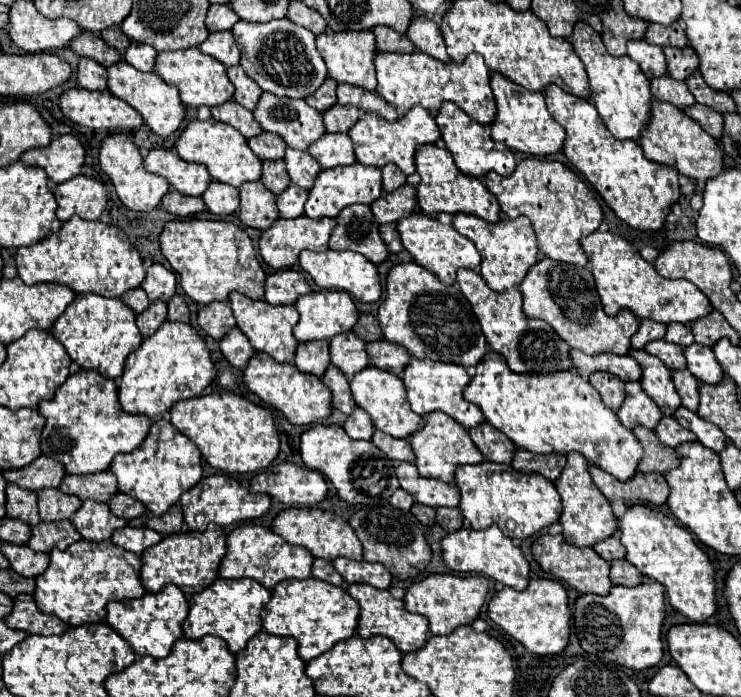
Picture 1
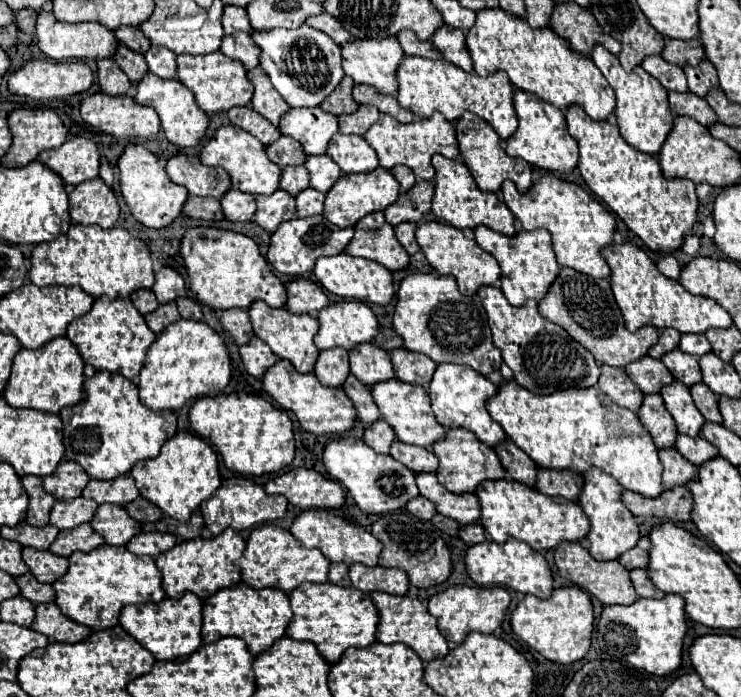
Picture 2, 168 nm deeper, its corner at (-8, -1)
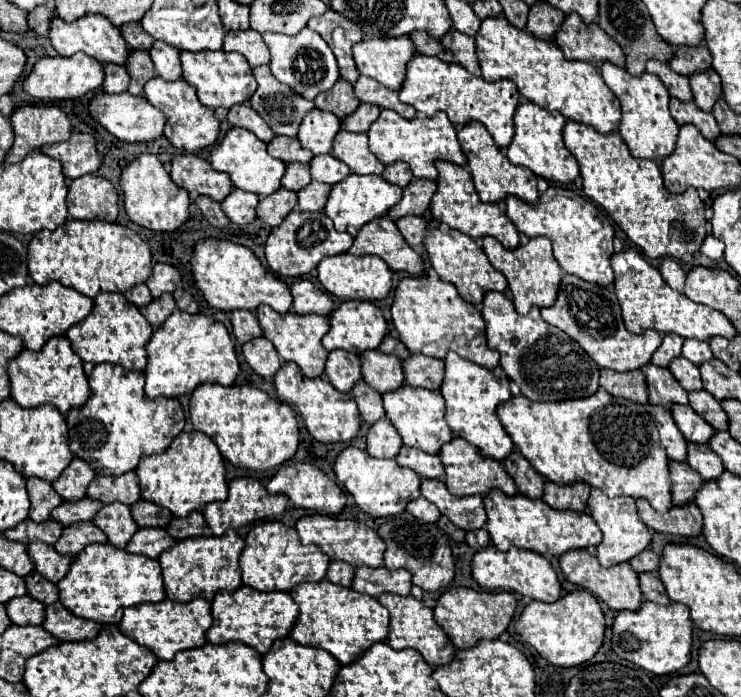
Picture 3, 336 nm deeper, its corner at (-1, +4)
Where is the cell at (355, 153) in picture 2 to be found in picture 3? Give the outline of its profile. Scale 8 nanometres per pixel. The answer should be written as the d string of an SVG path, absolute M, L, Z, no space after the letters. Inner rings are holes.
M340 131L332 143L332 155L344 161L350 167L350 171L358 175L370 175L370 173L380 175L384 171L384 165L368 149L366 133Z

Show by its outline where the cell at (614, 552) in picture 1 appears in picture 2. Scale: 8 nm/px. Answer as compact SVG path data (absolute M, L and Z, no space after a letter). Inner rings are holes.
M637 546L637 548L627 550L625 554L621 554L621 556L619 556L619 562L621 562L627 570L647 568L647 564L649 564L649 554Z

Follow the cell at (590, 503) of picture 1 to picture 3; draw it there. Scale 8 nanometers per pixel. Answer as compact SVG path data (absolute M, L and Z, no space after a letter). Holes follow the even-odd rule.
M592 487L590 497L588 497L588 513L592 515L592 519L596 521L596 525L602 531L602 543L596 545L596 557L602 567L610 567L610 565L628 561L630 557L634 557L642 549L646 549L646 545L652 539L650 529L636 515L636 505L634 505L632 497L608 497L600 489Z

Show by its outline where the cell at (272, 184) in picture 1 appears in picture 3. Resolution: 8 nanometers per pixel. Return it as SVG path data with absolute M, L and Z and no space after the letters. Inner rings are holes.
M288 163L282 177L282 187L290 191L300 191L310 183L310 167L304 163Z

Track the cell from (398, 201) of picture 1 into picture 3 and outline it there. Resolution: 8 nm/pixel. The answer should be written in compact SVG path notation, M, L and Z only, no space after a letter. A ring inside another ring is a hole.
M412 179L410 185L404 189L402 199L388 211L388 217L392 221L398 221L404 215L422 215L428 209L434 193L436 193L436 181Z

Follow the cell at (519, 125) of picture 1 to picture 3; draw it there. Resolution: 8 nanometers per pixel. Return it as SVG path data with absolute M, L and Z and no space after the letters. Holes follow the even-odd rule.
M530 101L520 103L514 113L514 139L506 149L506 157L510 159L510 163L528 167L534 175L540 175L548 181L556 183L574 181L574 177L578 175L578 161L562 141L564 123L566 117L560 113L550 113L548 109L540 109Z

